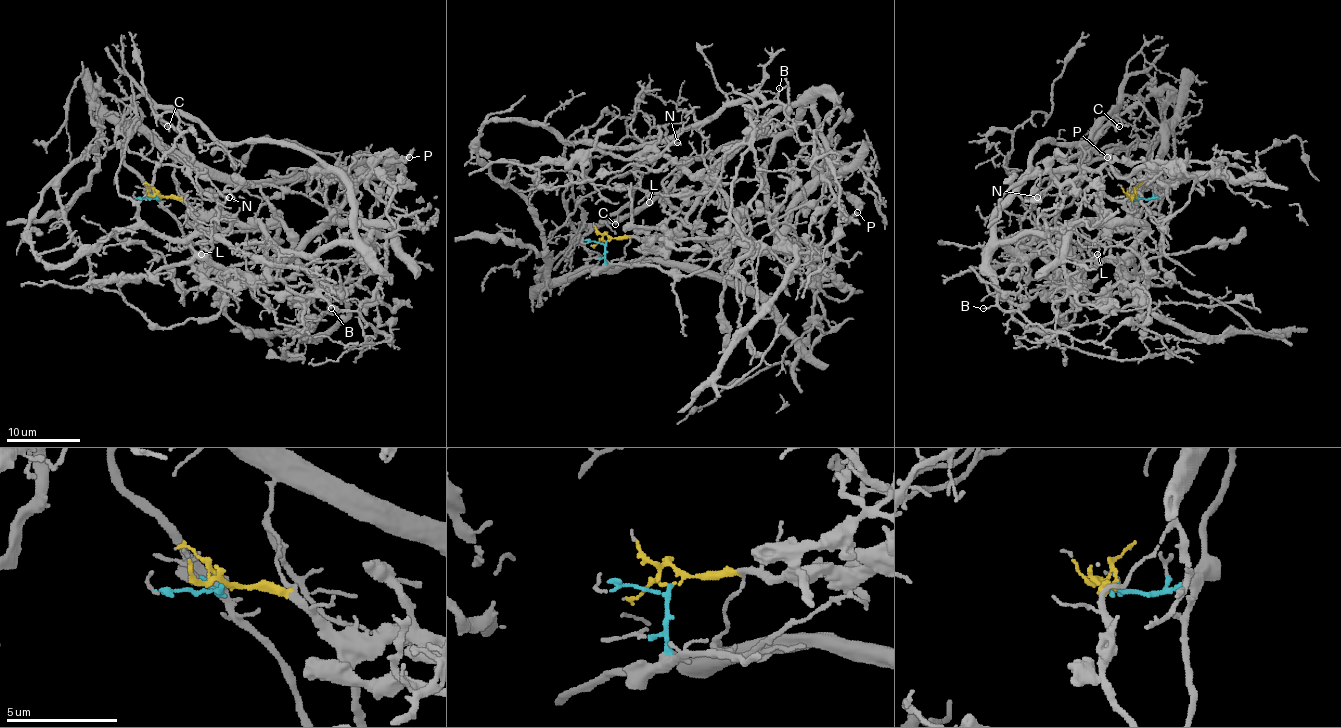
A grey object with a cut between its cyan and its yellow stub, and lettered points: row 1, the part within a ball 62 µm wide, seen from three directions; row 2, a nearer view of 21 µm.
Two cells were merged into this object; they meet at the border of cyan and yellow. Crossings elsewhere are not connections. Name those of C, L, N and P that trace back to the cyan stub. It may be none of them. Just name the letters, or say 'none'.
none

